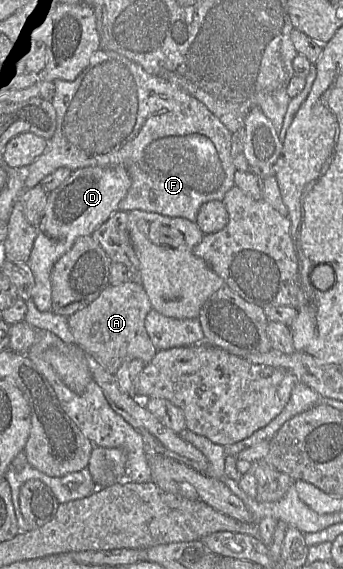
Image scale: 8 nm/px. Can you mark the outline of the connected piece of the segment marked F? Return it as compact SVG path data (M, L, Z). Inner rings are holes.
M98 50L89 60L89 65L74 81L55 80L55 94L52 105L56 110L57 128L51 140L47 141L47 147L25 171L25 188L32 189L48 175L57 169L65 167L72 171L85 167L124 167L131 179L131 186L126 196L120 201L118 209L124 212L142 210L158 213L167 217L185 218L196 222L200 207L212 200L223 202L226 193L235 186L234 175L237 171L231 156L232 133L229 129L198 99L180 89L169 81L147 73L140 65L126 57L111 51Z

